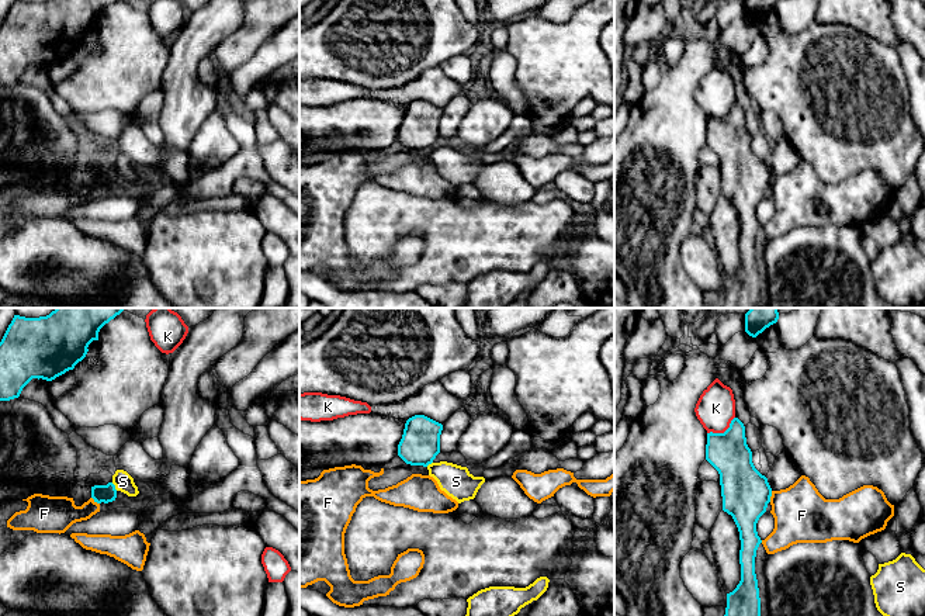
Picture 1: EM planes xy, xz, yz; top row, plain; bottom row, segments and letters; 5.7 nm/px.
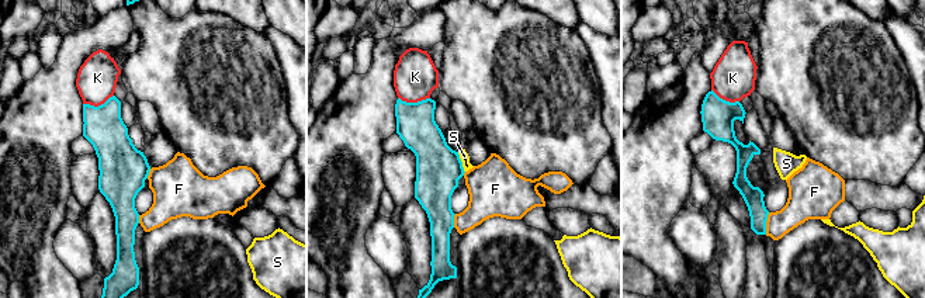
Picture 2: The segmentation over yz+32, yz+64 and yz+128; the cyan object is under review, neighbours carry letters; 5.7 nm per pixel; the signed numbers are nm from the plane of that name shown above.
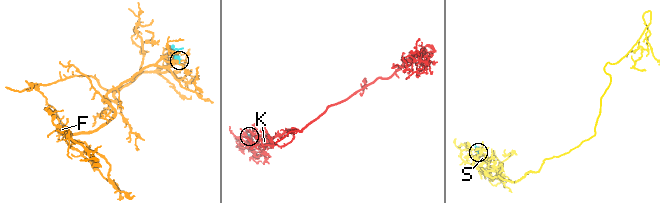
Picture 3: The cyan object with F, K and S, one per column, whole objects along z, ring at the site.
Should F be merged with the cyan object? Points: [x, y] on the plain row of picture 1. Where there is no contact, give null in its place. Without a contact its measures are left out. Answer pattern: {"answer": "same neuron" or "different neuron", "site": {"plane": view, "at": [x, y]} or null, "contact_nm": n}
{"answer": "different neuron", "site": {"plane": "yz", "at": [771, 180]}, "contact_nm": 70}

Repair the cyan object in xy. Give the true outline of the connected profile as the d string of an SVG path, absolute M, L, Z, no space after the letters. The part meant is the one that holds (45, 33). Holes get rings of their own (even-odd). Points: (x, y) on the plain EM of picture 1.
M14 0L0 27L0 86L18 83L32 63L52 66L82 46L100 14L117 0Z

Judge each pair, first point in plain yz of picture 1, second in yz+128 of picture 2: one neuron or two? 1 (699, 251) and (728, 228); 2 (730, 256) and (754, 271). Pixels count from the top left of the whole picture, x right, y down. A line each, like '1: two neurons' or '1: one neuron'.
1: two neurons
2: two neurons

